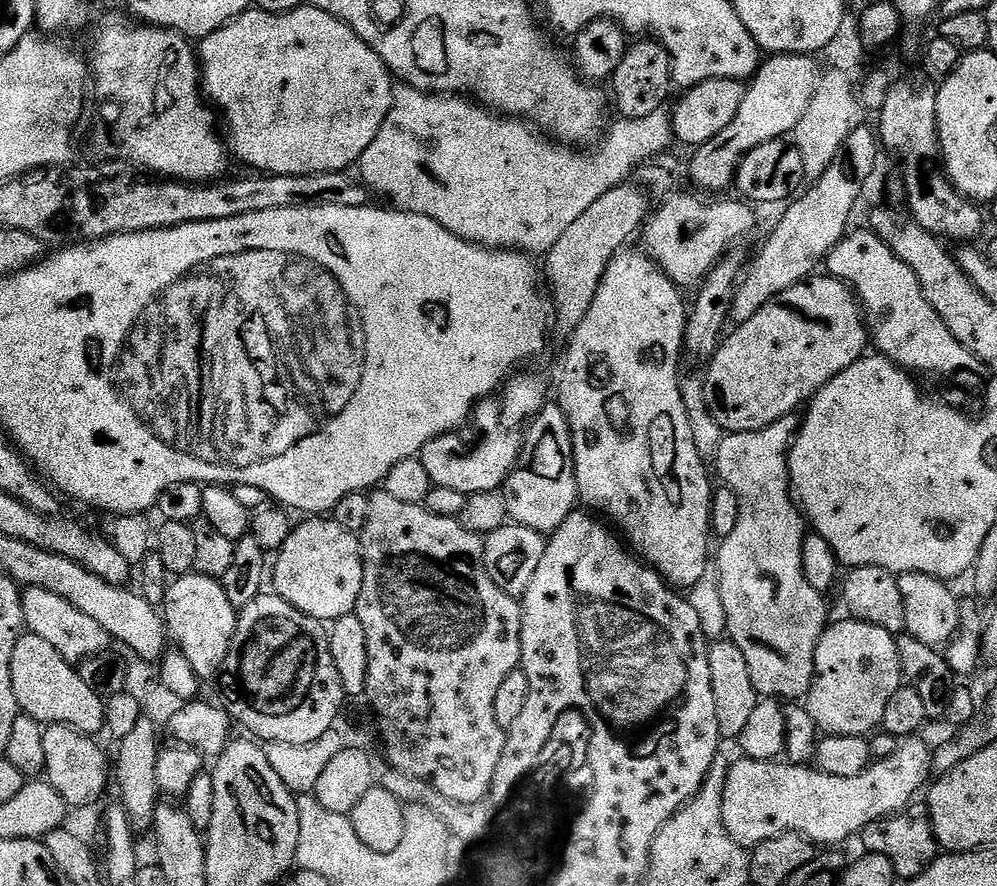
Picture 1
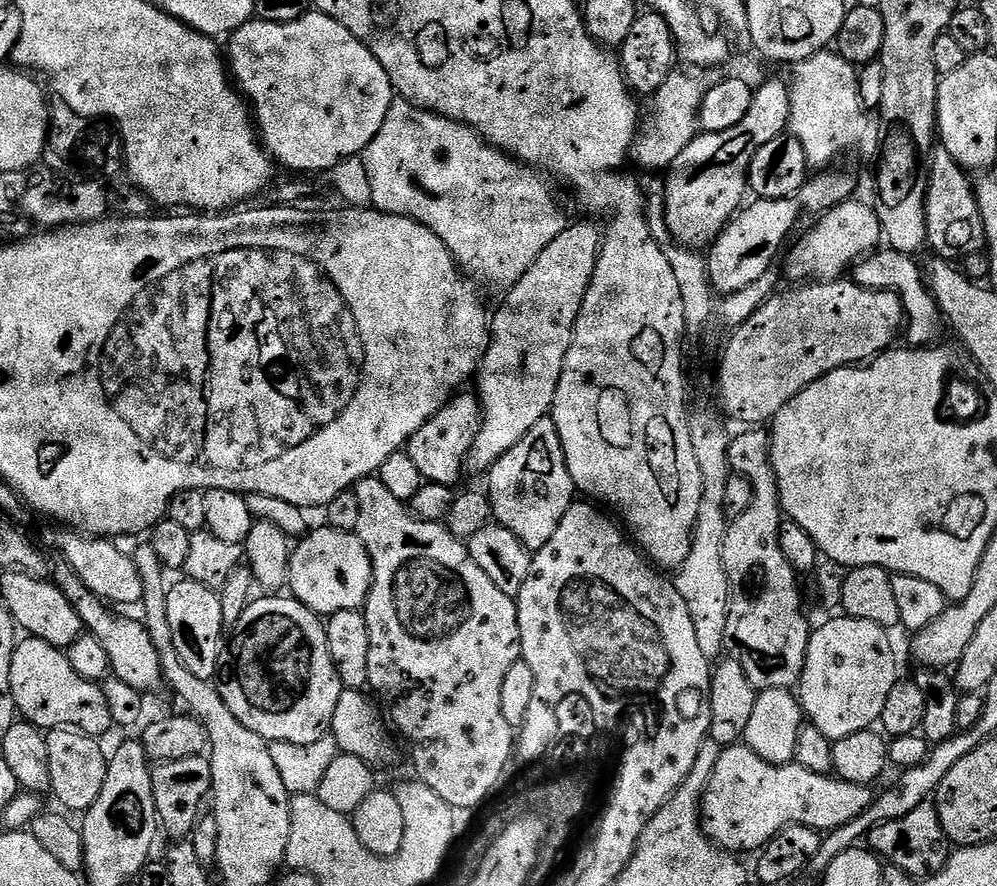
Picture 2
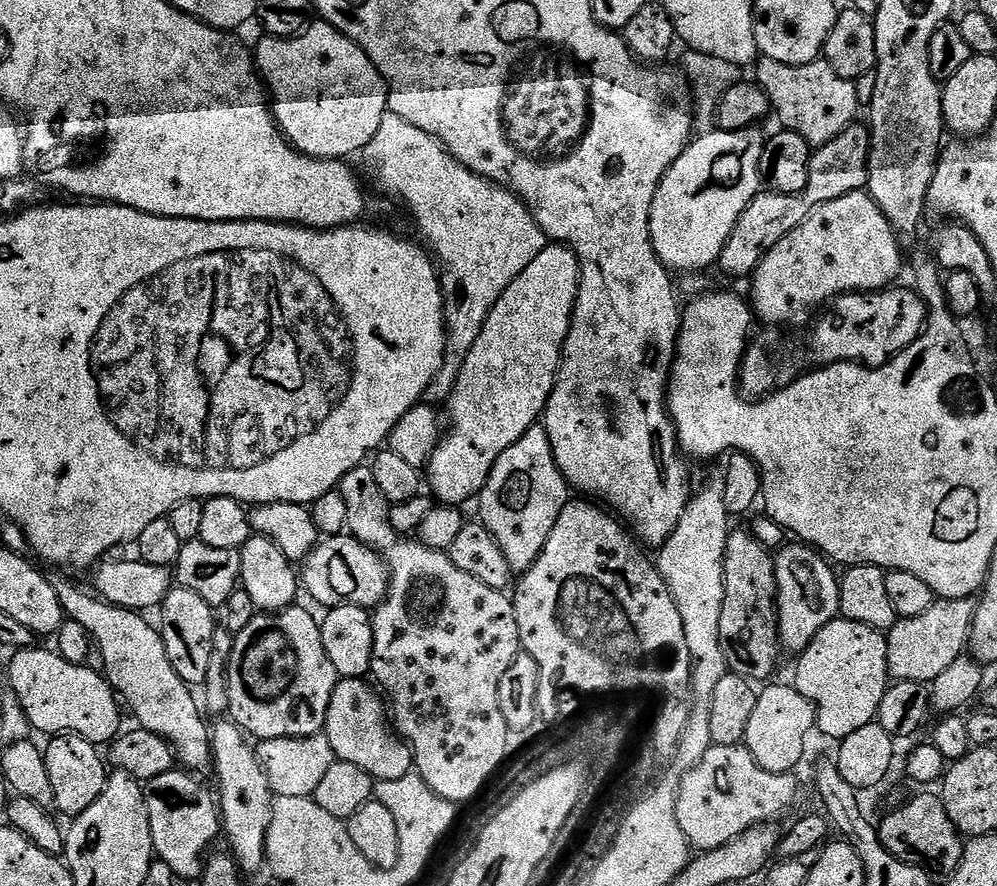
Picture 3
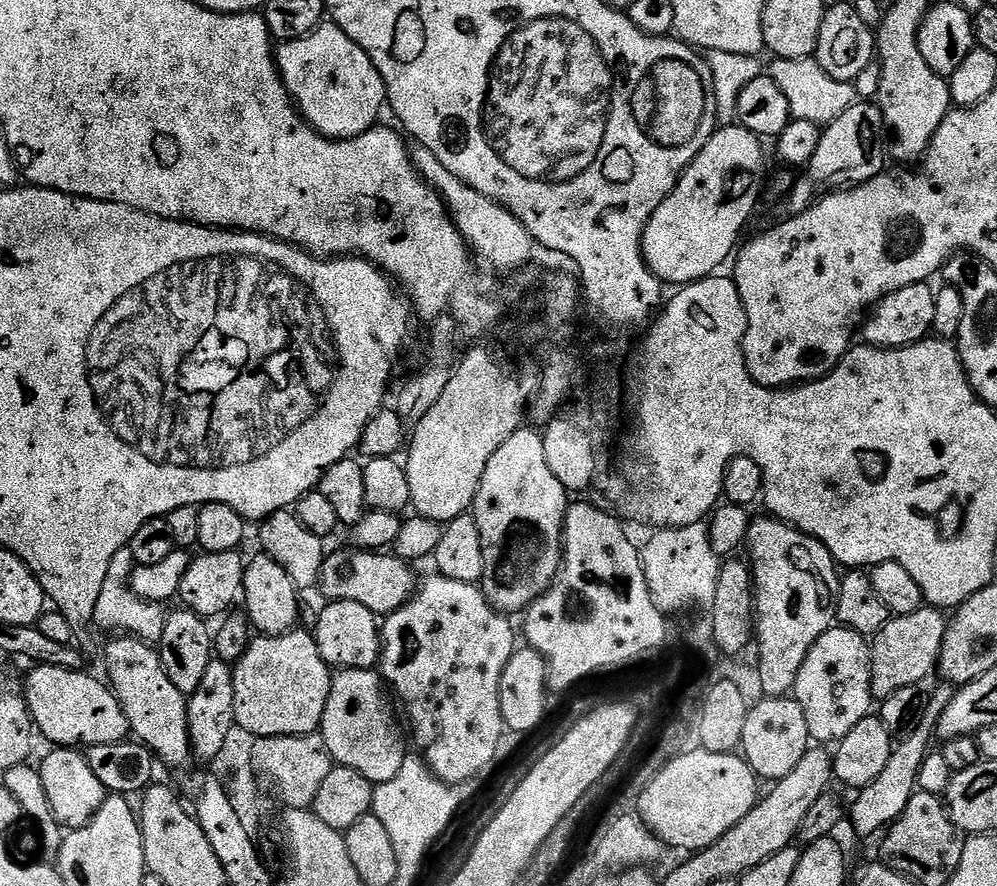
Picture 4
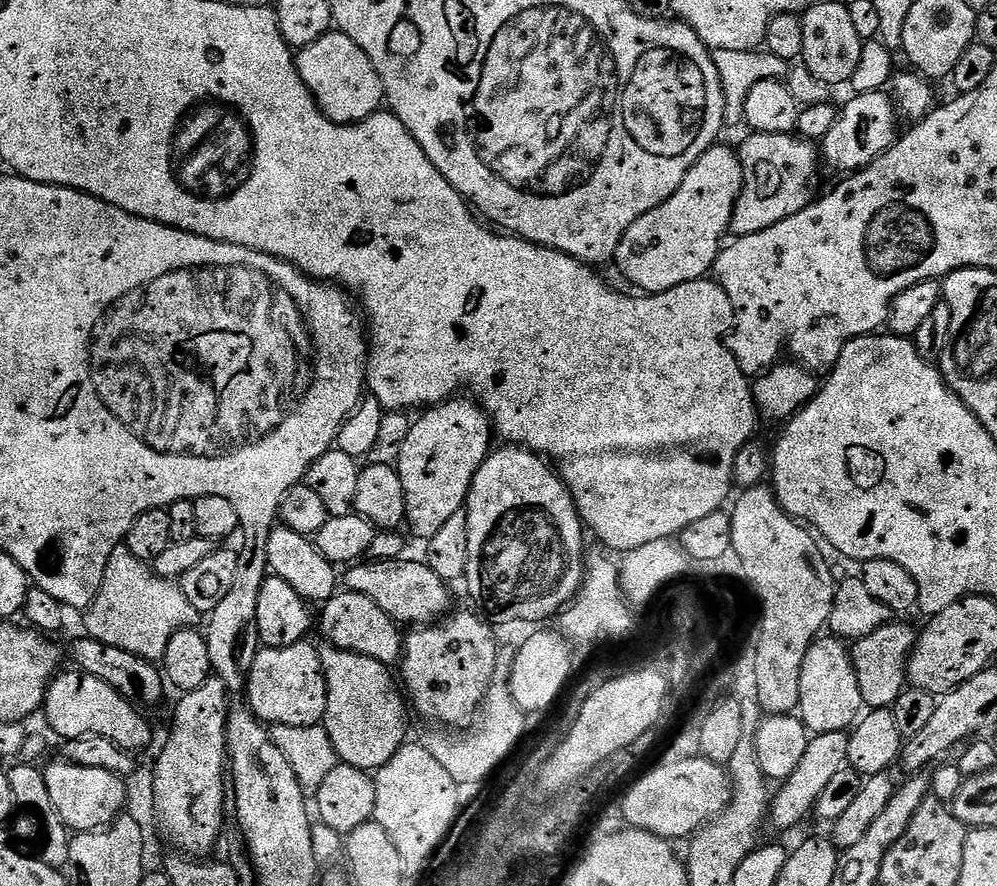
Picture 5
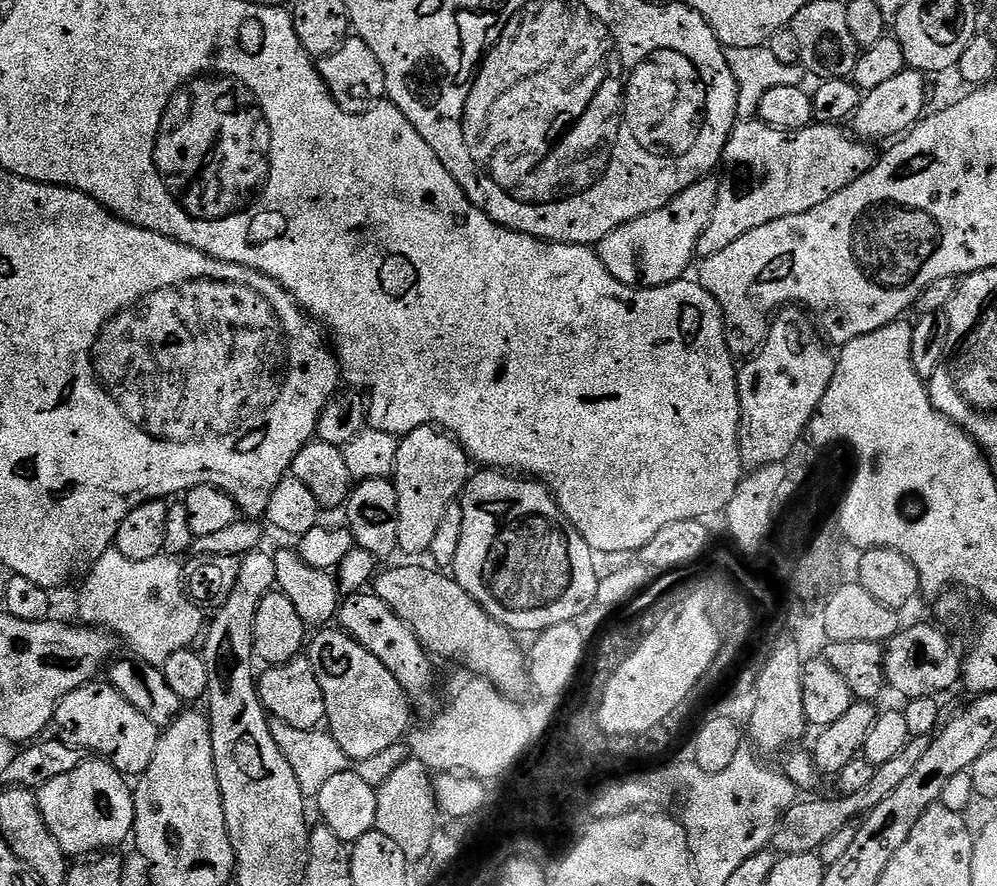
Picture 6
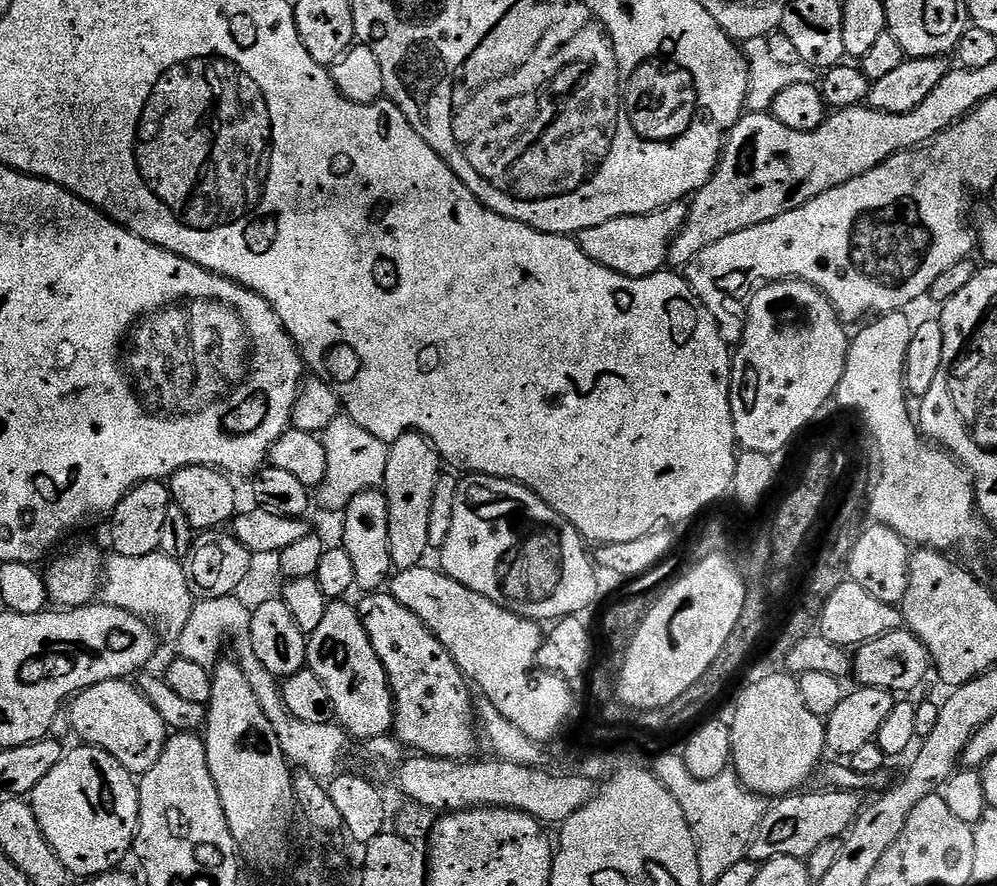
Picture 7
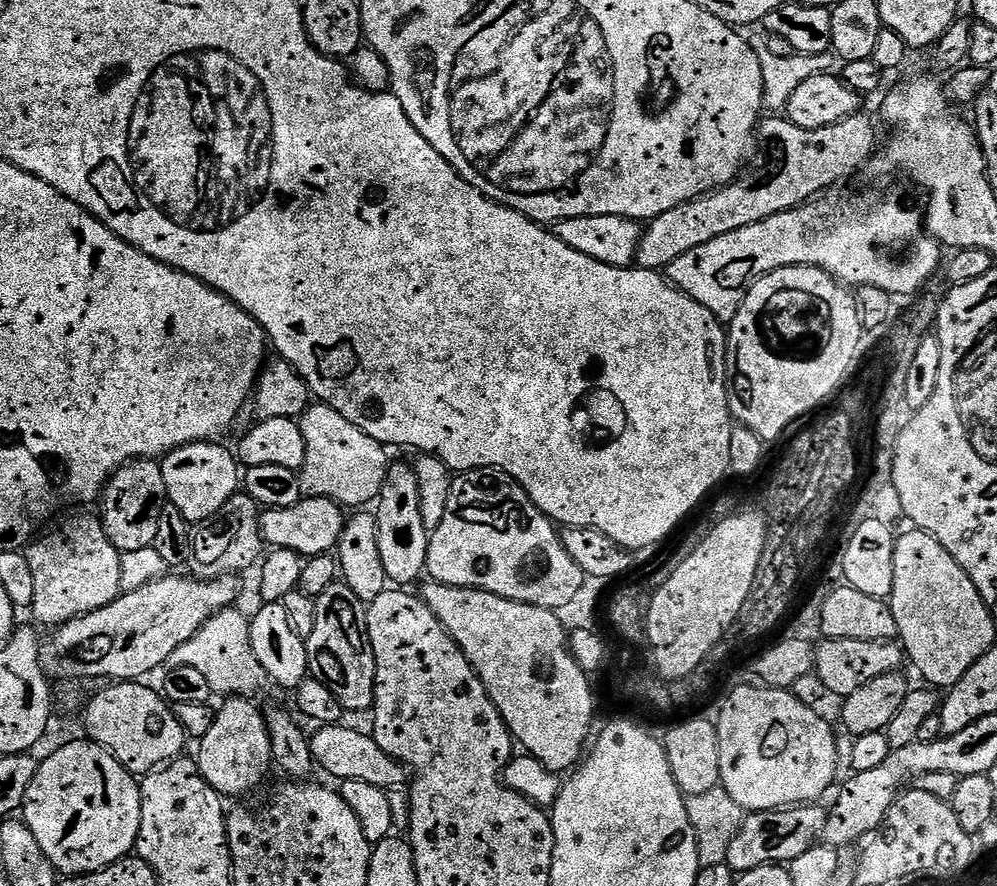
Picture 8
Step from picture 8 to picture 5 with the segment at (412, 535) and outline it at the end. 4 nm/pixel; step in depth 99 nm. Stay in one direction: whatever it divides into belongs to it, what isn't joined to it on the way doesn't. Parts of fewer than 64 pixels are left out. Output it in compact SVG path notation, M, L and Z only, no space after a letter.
M467 399L445 400L442 404L421 411L417 415L421 416L412 420L412 429L410 434L406 434L406 442L402 442L402 450L394 465L396 472L402 478L402 490L406 494L407 527L412 527L413 534L421 538L438 534L438 530L446 526L449 518L467 505L468 491L474 474L493 447L494 429L488 413L476 403L475 399Z

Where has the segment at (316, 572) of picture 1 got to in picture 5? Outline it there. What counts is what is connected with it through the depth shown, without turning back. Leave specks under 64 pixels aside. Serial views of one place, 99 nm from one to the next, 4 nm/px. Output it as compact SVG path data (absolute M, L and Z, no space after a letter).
M401 558L399 560L372 560L371 562L367 562L368 564L364 564L365 562L356 562L351 565L347 570L348 573L343 573L342 580L346 583L347 591L357 592L358 594L366 594L366 598L370 598L374 601L379 608L384 611L384 613L392 620L399 622L401 625L408 624L412 626L422 626L431 622L438 620L440 617L443 617L445 613L449 611L450 605L448 605L448 588L449 585L442 579L438 578L438 574L434 574L434 570L430 570L430 566L427 562L421 562L420 564L416 560L408 560L409 558Z

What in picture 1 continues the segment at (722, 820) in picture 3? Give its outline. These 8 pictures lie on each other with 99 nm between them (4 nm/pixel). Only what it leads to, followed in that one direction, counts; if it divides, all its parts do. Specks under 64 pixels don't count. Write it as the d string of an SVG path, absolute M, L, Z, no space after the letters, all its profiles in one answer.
M908 738L897 743L890 758L869 764L866 770L862 770L862 774L854 774L854 778L838 778L834 774L820 771L815 766L740 758L733 763L726 778L722 818L730 838L734 838L734 842L738 842L745 850L757 848L762 842L787 832L797 832L816 846L840 846L836 844L850 839L851 836L852 839L859 837L870 822L903 812L915 801L912 799L915 798L916 791L920 787L923 789L929 783L928 775L933 775L933 772L933 749L931 747L928 749L920 738Z

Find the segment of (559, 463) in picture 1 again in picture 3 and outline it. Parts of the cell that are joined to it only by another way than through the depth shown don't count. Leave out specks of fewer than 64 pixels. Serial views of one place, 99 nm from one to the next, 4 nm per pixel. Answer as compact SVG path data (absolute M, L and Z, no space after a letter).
M537 426L531 428L522 438L518 438L518 442L514 442L514 446L510 446L506 450L506 454L502 454L498 458L498 462L494 462L494 470L489 474L478 497L478 503L480 503L478 520L479 523L488 527L502 546L502 554L506 554L506 562L510 562L513 573L523 574L535 564L536 559L542 554L542 550L558 522L558 514L562 514L569 499L570 485L558 470L550 446L550 438L542 426Z

